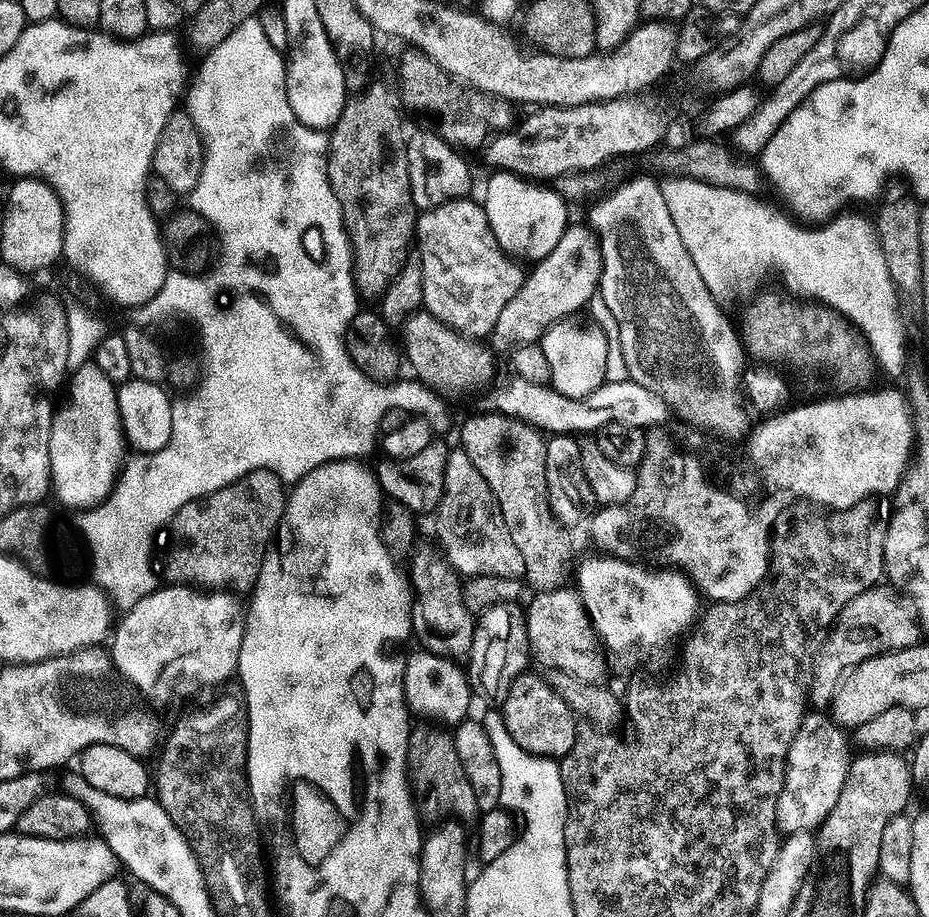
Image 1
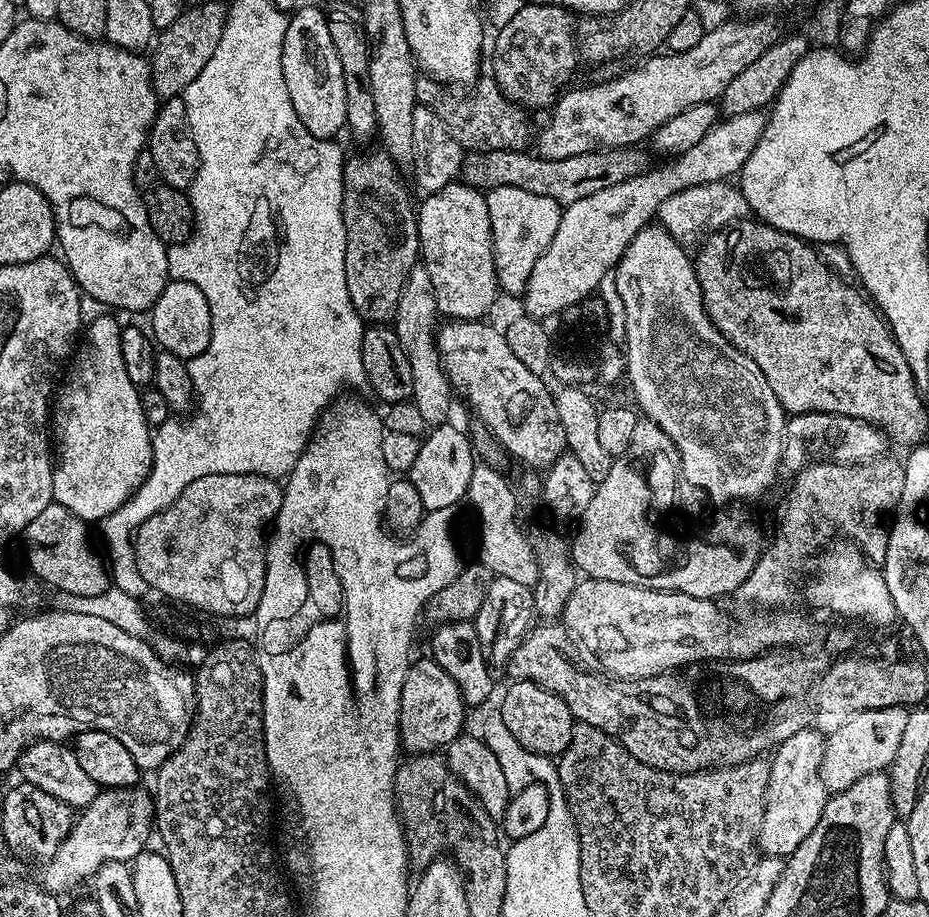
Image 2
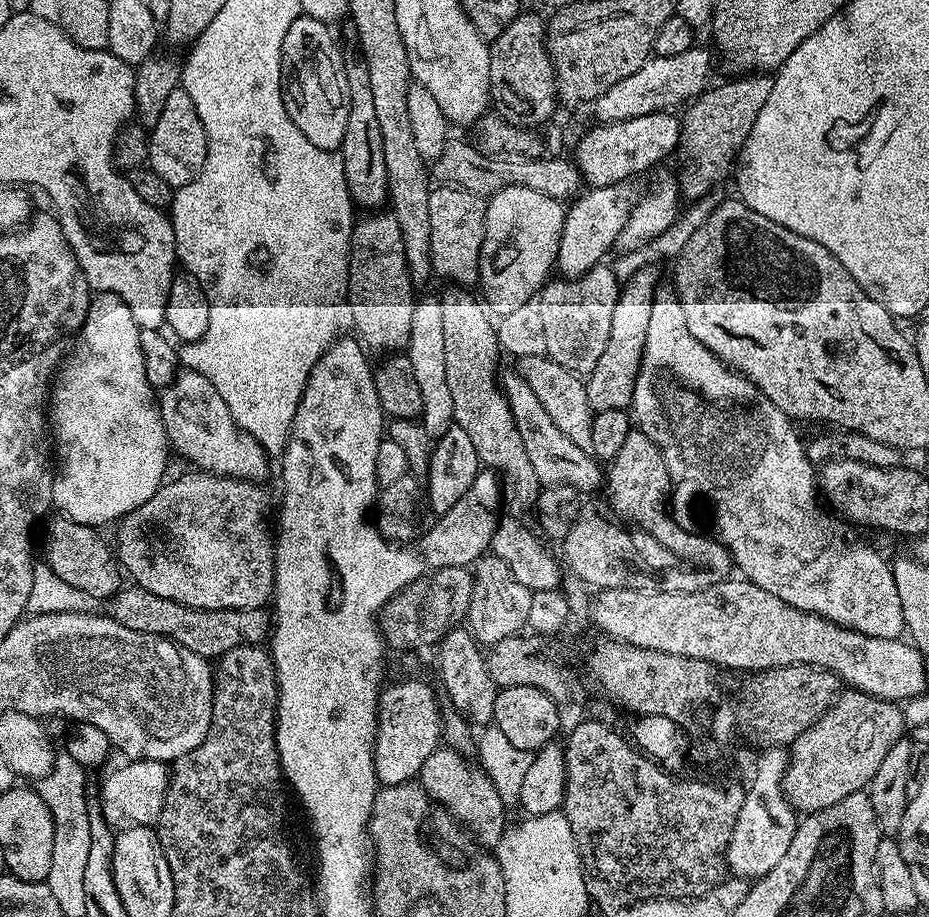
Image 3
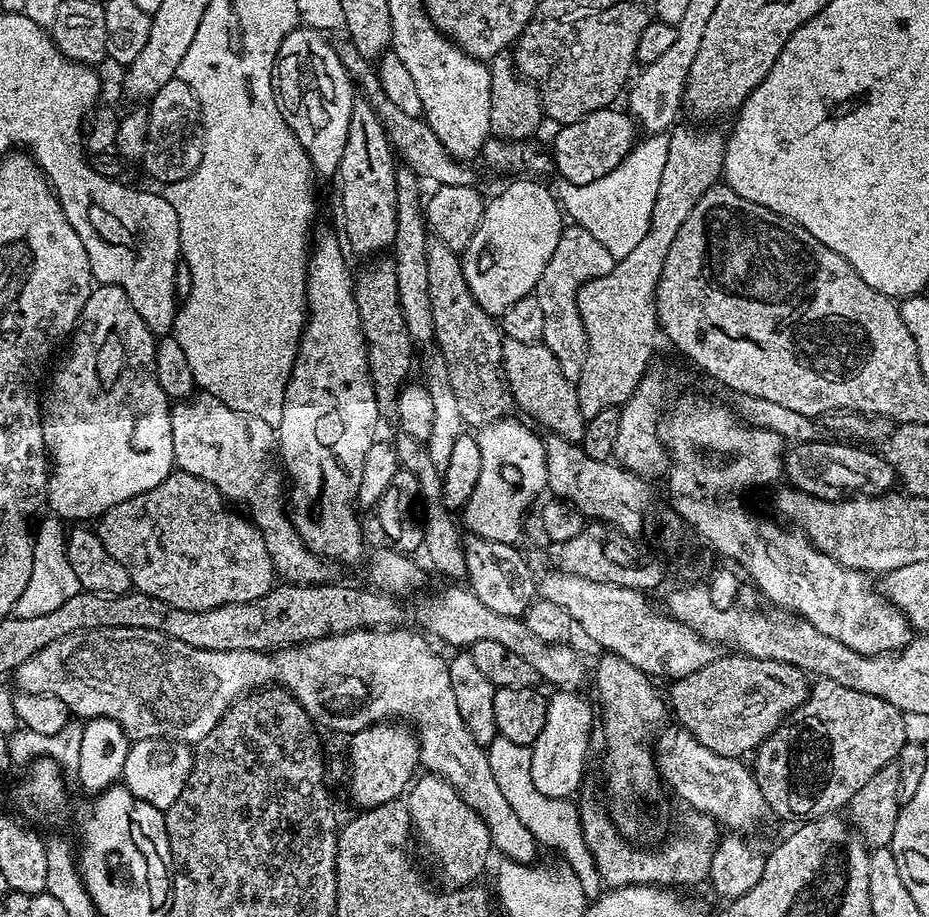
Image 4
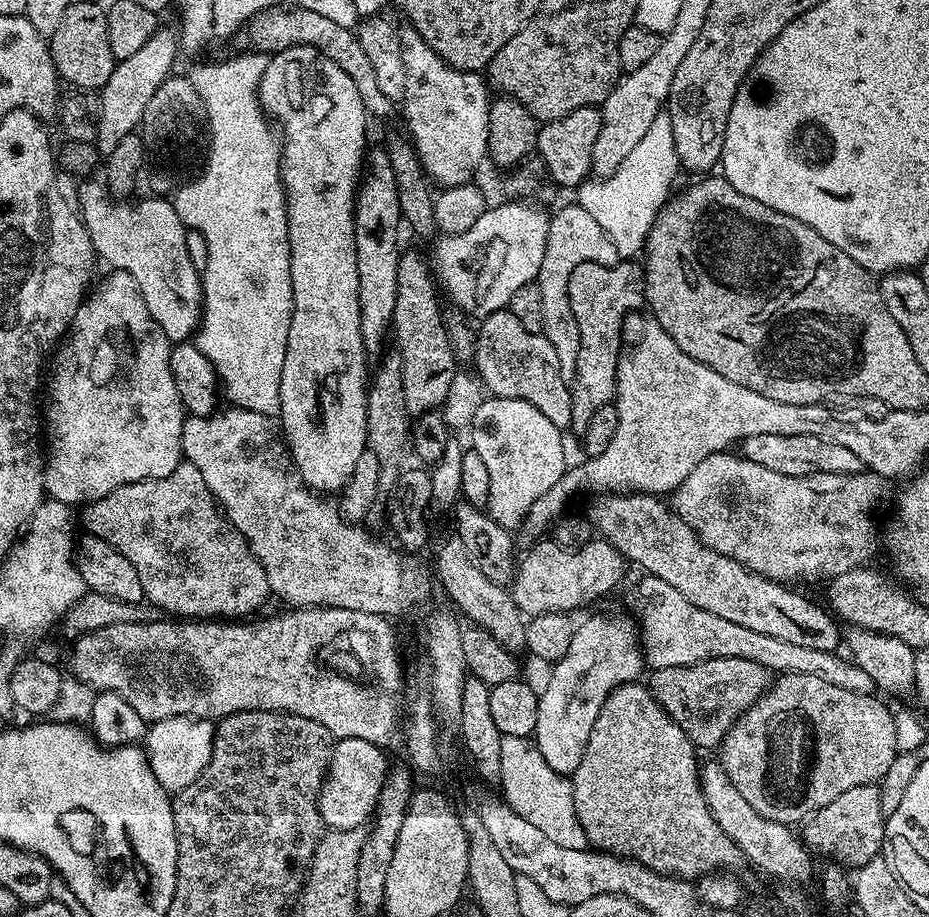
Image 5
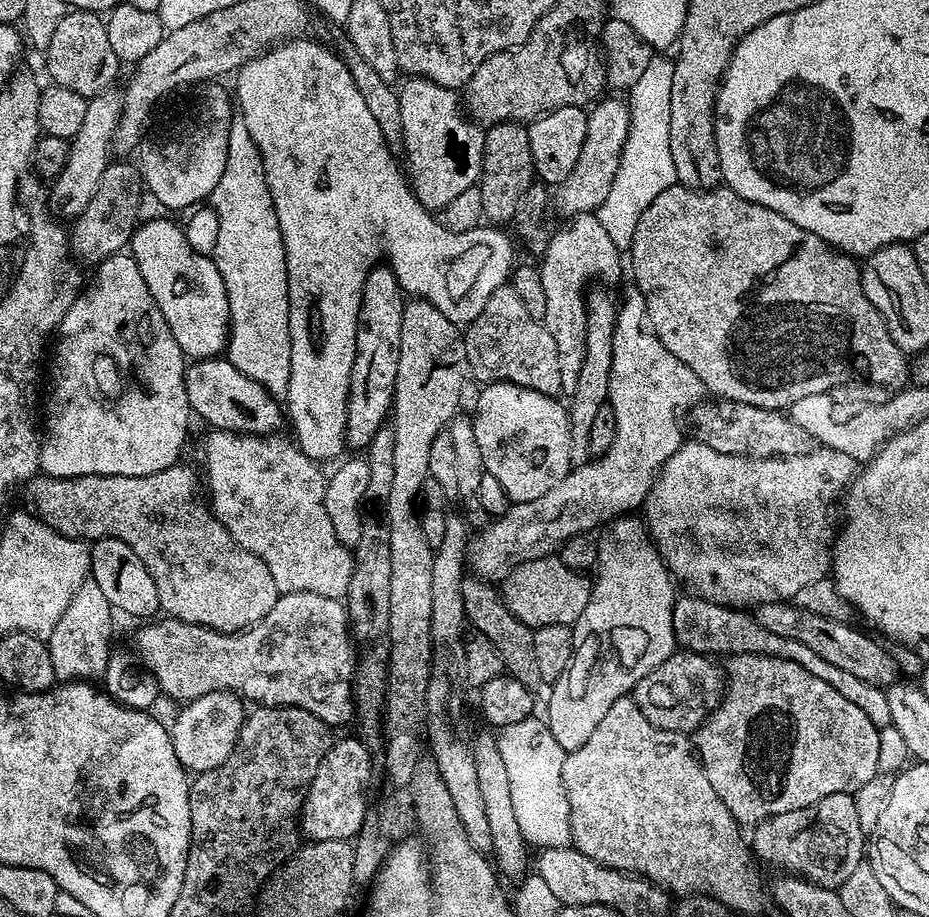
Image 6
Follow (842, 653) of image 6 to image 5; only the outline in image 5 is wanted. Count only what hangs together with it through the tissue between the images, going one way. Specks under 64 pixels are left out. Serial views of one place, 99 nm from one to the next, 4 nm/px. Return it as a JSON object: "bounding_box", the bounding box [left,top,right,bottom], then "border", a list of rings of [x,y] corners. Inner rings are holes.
{"bounding_box":[586,492,842,652],"border":[[[617,492],[615,494],[596,494],[586,509],[586,515],[593,529],[603,539],[610,541],[619,550],[625,561],[637,564],[650,576],[662,578],[678,594],[685,598],[690,598],[694,606],[702,610],[710,610],[710,614],[718,614],[718,618],[727,618],[728,621],[736,623],[738,626],[746,626],[749,630],[755,630],[758,634],[766,634],[770,638],[779,638],[781,642],[791,642],[794,646],[810,646],[810,650],[822,650],[823,652],[836,652],[839,644],[842,644],[842,628],[837,617],[825,607],[819,608],[808,596],[803,596],[800,592],[795,592],[795,587],[778,580],[768,580],[760,576],[757,572],[749,572],[745,564],[734,562],[734,558],[726,558],[726,554],[718,554],[710,546],[706,546],[694,534],[686,522],[677,512],[673,512],[671,507],[661,497],[648,496],[645,492]]]}

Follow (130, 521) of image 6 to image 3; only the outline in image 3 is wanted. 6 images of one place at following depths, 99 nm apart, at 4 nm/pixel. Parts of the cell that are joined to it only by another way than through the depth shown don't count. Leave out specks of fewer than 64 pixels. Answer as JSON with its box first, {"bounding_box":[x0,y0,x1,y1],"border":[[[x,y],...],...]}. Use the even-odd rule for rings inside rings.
{"bounding_box":[114,470,276,610],"border":[[[188,470],[185,476],[180,476],[177,480],[169,479],[167,482],[161,483],[159,490],[154,494],[154,498],[150,498],[141,508],[135,508],[130,510],[130,514],[126,514],[115,525],[114,531],[116,531],[116,544],[114,540],[114,555],[123,571],[132,575],[131,583],[138,588],[145,588],[150,590],[150,594],[158,594],[162,598],[170,598],[174,602],[179,604],[185,604],[191,608],[201,608],[202,610],[226,610],[227,608],[258,608],[267,605],[272,599],[272,583],[274,582],[274,566],[276,565],[276,549],[274,547],[273,537],[268,537],[268,528],[264,525],[264,515],[268,512],[268,492],[264,489],[263,483],[255,480],[236,480],[232,476],[216,476],[213,472],[201,472],[199,470]]]}

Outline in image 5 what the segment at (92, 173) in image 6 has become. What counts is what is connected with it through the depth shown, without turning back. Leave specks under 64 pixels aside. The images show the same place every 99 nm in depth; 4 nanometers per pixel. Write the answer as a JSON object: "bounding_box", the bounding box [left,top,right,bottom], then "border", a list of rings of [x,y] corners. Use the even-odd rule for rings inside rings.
{"bounding_box":[94,26,178,153],"border":[[[160,26],[150,38],[150,42],[142,46],[142,50],[135,52],[131,58],[117,60],[115,70],[98,92],[100,114],[96,121],[94,143],[101,153],[111,152],[122,138],[139,129],[146,105],[150,103],[150,98],[154,98],[154,90],[158,90],[158,86],[162,86],[162,82],[166,82],[166,78],[173,75],[176,44],[178,45],[177,33],[173,29],[171,32],[170,29]]]}

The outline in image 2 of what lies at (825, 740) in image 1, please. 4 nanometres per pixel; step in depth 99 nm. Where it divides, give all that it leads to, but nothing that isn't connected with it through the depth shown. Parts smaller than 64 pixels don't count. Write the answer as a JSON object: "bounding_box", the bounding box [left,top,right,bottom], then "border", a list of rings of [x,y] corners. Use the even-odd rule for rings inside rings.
{"bounding_box":[756,726,830,858],"border":[[[809,726],[798,730],[786,742],[776,745],[770,756],[770,782],[766,790],[766,806],[762,814],[762,826],[760,833],[756,835],[759,851],[765,856],[778,856],[787,858],[805,840],[806,834],[818,826],[818,818],[822,818],[822,810],[826,806],[830,795],[828,788],[824,785],[824,779],[820,776],[820,763],[824,760],[825,733]]]}

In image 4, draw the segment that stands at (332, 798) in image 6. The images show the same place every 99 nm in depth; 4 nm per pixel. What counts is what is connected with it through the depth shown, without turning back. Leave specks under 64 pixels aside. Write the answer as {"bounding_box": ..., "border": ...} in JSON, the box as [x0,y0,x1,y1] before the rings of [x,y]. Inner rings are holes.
{"bounding_box":[348,722,420,810],"border":[[[385,722],[351,733],[349,740],[348,764],[352,773],[348,776],[348,788],[355,807],[363,810],[401,799],[420,768],[420,742],[415,735],[403,723]]]}

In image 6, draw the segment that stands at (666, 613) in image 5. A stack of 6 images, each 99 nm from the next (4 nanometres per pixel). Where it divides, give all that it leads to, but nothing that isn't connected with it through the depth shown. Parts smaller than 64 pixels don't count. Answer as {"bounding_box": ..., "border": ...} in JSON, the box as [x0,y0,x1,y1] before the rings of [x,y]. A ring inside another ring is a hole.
{"bounding_box":[672,594,892,726],"border":[[[684,594],[677,599],[672,613],[674,614],[674,634],[677,645],[681,649],[689,652],[703,652],[709,658],[727,658],[738,654],[758,654],[760,652],[764,656],[793,660],[798,662],[798,666],[810,670],[810,674],[830,682],[830,686],[834,686],[834,690],[838,690],[838,694],[842,694],[842,698],[862,706],[862,710],[866,710],[866,714],[870,714],[870,718],[877,726],[892,724],[888,694],[881,685],[856,678],[849,671],[842,670],[842,666],[833,666],[830,662],[826,662],[826,658],[814,654],[814,650],[810,650],[810,646],[806,646],[802,642],[794,642],[794,638],[782,638],[782,634],[773,634],[770,630],[762,628],[751,611],[726,604],[715,604],[712,600],[701,599],[700,596]]]}

